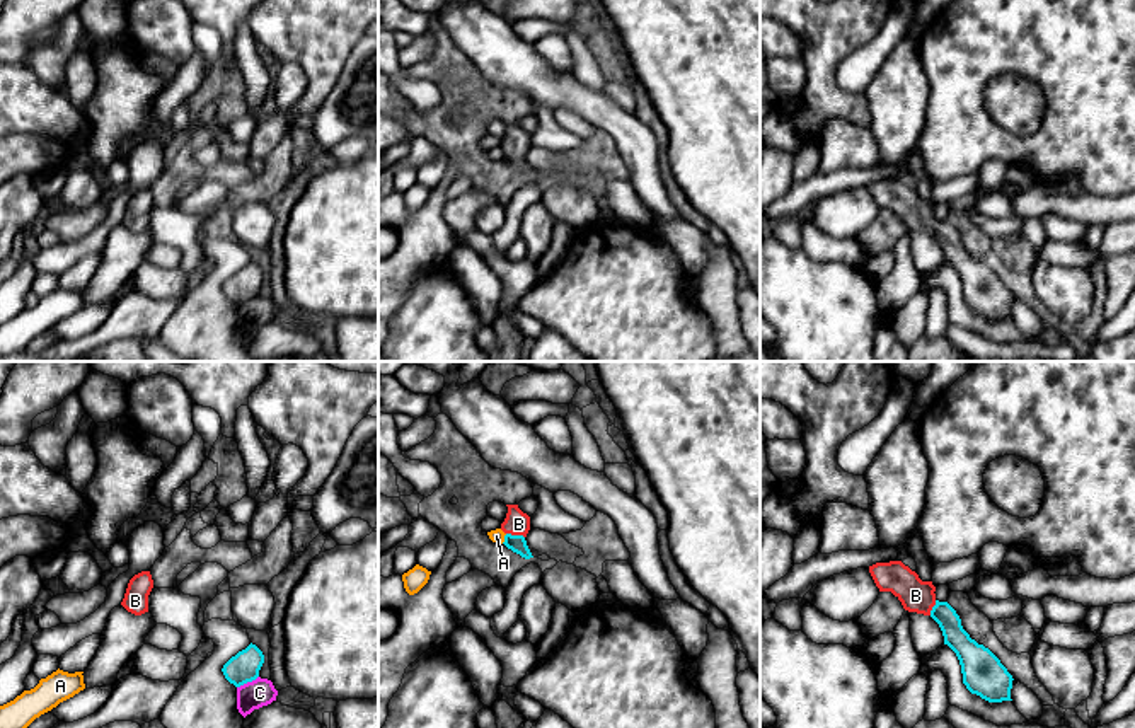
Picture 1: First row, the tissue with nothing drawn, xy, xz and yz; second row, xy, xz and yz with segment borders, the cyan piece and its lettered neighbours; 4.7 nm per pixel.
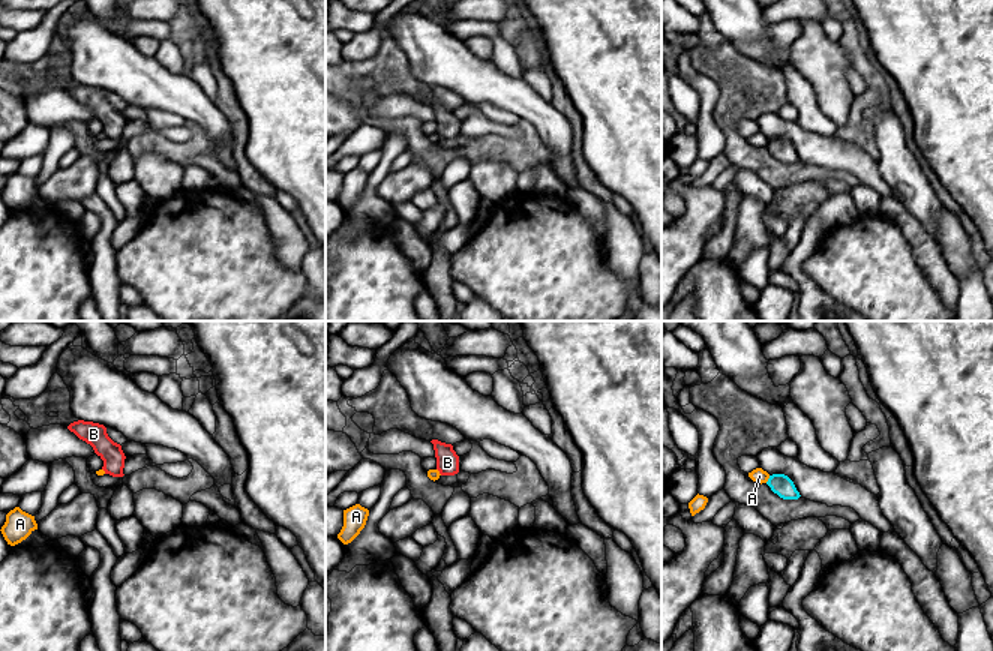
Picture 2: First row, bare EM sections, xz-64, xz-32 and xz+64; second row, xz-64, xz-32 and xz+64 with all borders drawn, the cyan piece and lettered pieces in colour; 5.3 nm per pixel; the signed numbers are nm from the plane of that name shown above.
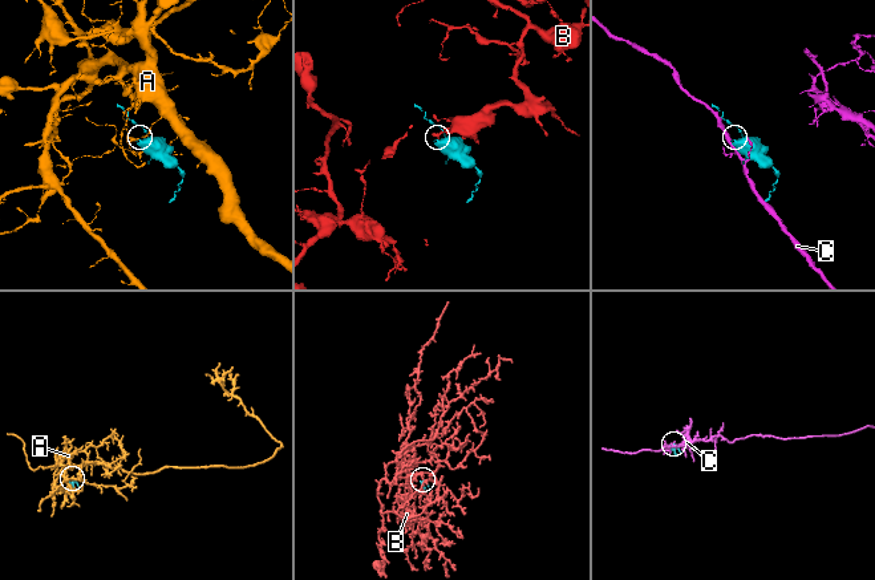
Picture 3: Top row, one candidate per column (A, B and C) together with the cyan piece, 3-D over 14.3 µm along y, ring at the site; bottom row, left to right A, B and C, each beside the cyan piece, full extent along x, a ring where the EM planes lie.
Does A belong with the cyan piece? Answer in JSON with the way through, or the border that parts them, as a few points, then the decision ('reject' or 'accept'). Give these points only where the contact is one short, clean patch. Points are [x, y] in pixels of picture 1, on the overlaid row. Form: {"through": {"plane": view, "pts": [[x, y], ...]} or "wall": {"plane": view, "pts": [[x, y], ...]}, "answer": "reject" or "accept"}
{"answer": "reject"}

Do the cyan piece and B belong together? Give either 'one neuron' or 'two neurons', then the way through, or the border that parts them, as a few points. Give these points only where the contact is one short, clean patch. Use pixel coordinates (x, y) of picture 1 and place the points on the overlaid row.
one neuron; runs through xz (515, 543), (515, 536), (517, 522)

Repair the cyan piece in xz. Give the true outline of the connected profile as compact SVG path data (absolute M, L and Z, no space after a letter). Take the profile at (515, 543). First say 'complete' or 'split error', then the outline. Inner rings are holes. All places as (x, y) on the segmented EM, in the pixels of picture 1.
split error; M518 505L506 506L508 513L504 522L501 523L501 530L506 534L503 544L521 558L530 559L533 556L525 540L530 530L530 517L523 513Z

